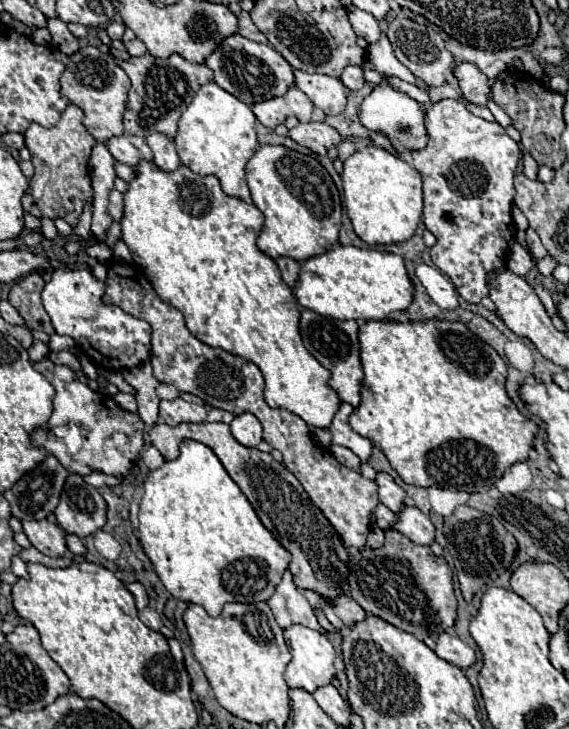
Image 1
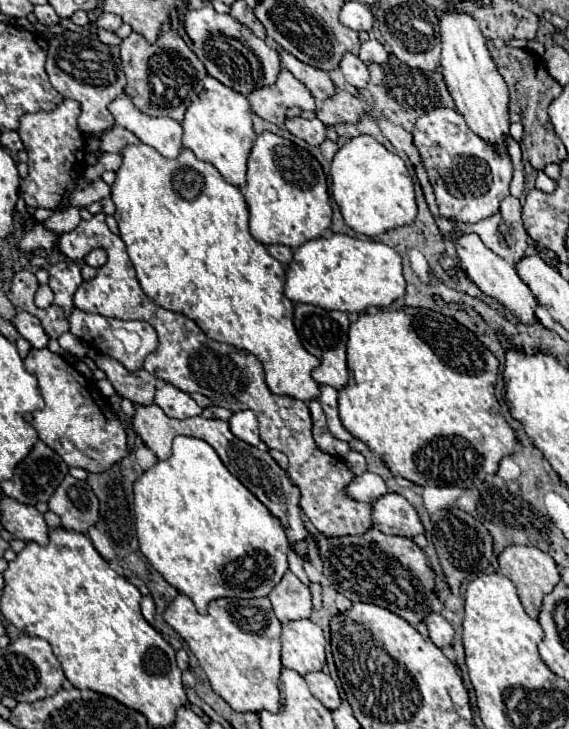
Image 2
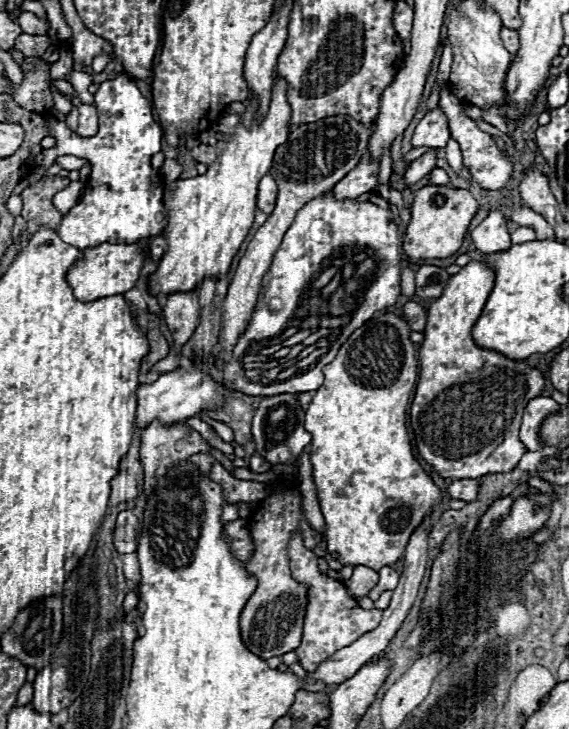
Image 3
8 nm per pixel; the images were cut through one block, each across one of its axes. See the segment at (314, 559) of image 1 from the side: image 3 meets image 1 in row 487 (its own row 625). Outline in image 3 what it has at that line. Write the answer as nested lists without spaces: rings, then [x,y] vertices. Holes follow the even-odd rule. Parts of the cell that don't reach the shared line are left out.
[[[296,484],[286,488],[286,492],[272,492],[266,500],[260,502],[260,508],[248,522],[254,552],[244,568],[256,578],[258,586],[240,614],[240,636],[244,646],[262,660],[282,656],[300,646],[302,622],[306,614],[306,586],[298,584],[290,576],[288,542],[294,532],[302,534],[302,542],[310,550],[322,542],[322,534],[304,520],[300,500],[302,498]]]

